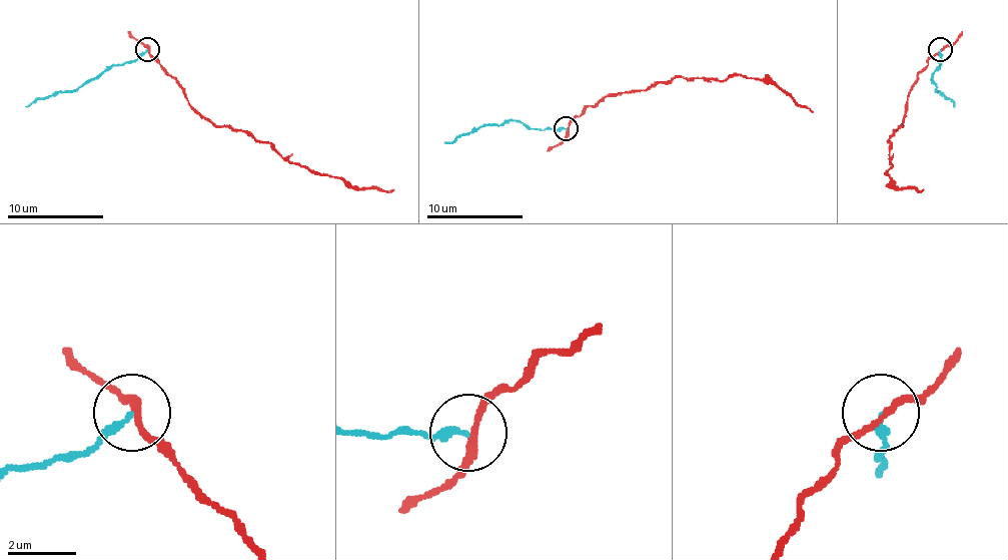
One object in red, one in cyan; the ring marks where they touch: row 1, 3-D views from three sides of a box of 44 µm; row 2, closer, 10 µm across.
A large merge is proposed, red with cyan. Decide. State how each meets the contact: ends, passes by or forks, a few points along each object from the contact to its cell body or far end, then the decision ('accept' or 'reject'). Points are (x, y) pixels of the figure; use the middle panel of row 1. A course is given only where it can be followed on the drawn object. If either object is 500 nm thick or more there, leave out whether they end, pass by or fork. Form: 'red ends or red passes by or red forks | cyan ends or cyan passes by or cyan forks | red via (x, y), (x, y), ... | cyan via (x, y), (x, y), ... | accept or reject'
red passes by | cyan ends | red via (566, 129), (590, 105), (607, 95), (667, 83), (677, 76), (768, 78), (812, 112) | cyan via (566, 129), (527, 129), (518, 119), (505, 119), (459, 134), (444, 143) | reject

